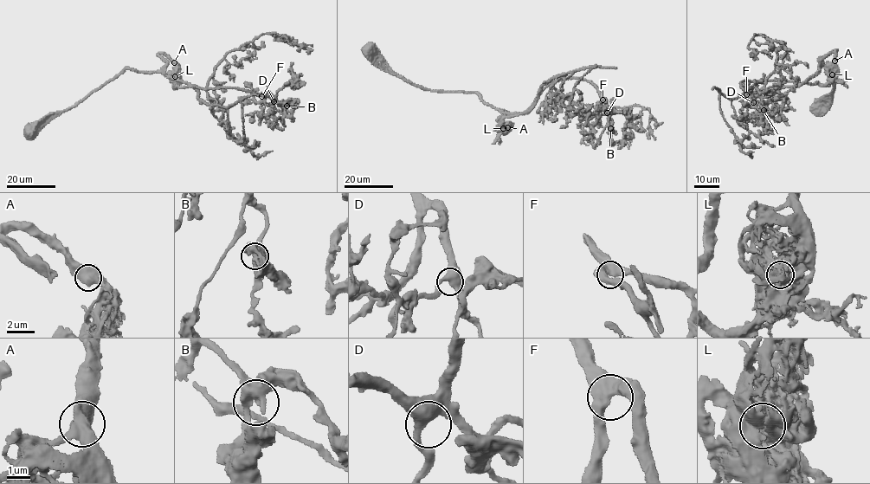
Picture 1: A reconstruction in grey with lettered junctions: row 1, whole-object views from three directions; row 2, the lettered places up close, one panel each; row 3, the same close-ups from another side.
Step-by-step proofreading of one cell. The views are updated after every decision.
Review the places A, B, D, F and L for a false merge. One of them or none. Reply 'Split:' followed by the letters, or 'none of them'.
Split: L

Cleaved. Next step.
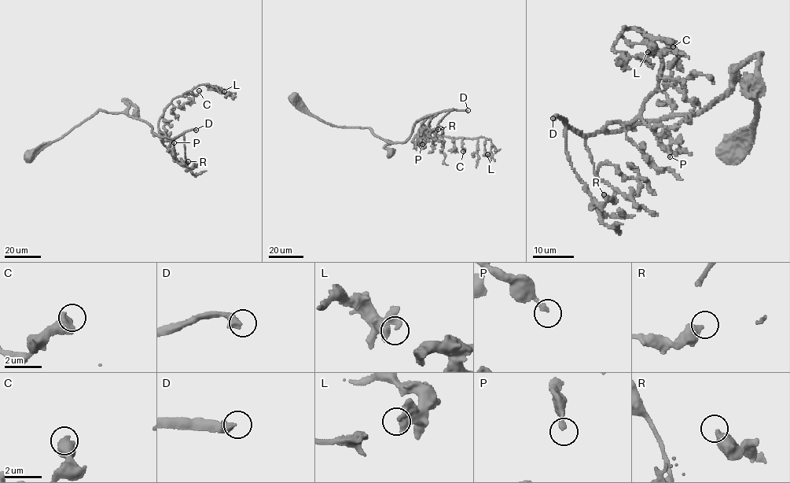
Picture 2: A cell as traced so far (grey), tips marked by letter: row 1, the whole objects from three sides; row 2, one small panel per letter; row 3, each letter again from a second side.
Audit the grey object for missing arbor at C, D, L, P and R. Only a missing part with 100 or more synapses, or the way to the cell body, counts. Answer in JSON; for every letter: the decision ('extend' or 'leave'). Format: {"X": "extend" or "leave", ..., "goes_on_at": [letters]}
{"C": "leave", "D": "extend", "L": "leave", "P": "leave", "R": "leave", "goes_on_at": ["D"]}

